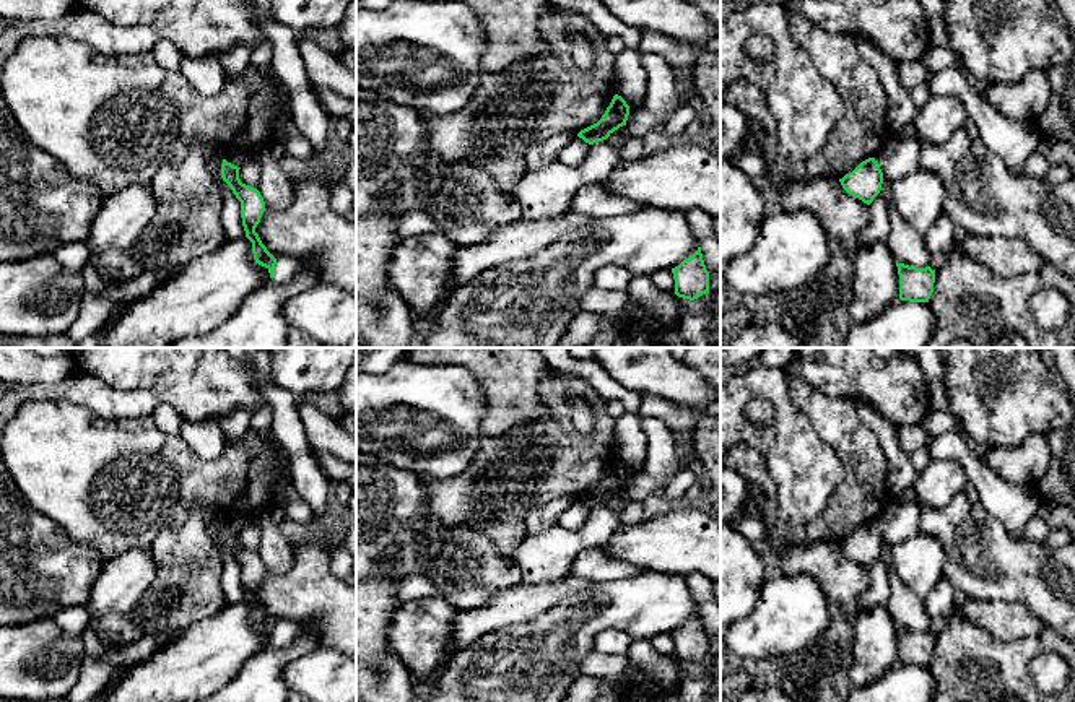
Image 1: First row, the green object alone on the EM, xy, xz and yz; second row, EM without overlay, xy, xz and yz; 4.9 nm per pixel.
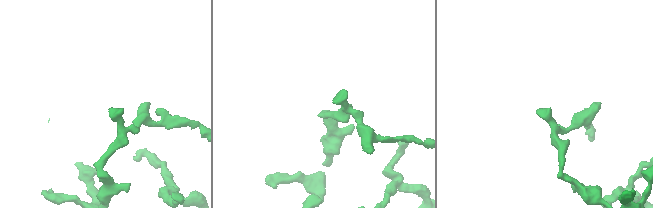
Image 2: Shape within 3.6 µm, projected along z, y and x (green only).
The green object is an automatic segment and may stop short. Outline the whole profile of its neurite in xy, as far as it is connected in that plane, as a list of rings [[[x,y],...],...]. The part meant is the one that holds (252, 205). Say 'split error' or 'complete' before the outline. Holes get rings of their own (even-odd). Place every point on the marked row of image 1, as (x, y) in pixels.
complete | [[[223,159],[221,177],[241,202],[242,226],[246,237],[252,242],[254,260],[268,270],[270,278],[275,278],[276,258],[267,250],[259,234],[255,232],[255,228],[265,211],[265,202],[257,188],[241,182],[239,169],[241,167],[233,166]]]

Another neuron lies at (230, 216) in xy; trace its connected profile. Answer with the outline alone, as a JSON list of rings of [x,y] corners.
[[[215,145],[205,146],[202,158],[221,193],[223,206],[220,213],[220,221],[226,236],[226,240],[239,240],[246,237],[246,231],[241,218],[241,202],[236,198],[229,185],[221,177],[221,164],[224,156],[221,150]]]

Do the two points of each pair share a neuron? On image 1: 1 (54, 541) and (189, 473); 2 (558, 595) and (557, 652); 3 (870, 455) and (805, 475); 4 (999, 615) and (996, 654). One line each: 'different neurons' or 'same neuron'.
1: different neurons
2: different neurons
3: different neurons
4: different neurons

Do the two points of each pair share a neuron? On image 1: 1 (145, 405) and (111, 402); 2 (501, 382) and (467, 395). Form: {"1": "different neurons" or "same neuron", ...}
{"1": "same neuron", "2": "different neurons"}

